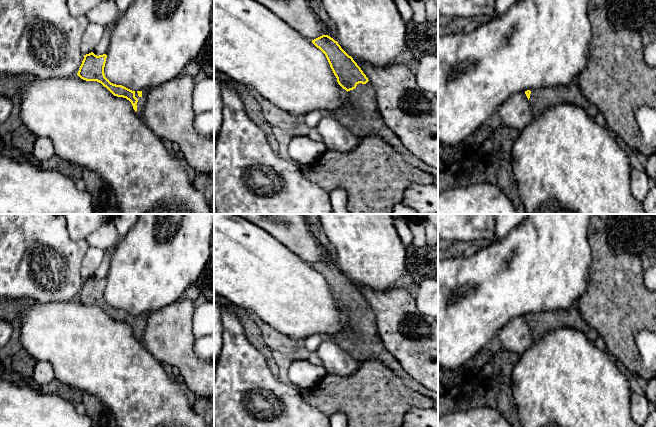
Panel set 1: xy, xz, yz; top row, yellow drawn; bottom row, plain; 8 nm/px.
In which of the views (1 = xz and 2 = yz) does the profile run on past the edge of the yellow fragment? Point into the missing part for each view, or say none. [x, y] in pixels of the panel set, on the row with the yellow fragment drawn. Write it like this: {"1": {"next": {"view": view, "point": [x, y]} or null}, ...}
{"1": {"next": {"view": "xz", "point": [361, 115]}}, "2": {"next": {"view": "yz", "point": [541, 99]}}}

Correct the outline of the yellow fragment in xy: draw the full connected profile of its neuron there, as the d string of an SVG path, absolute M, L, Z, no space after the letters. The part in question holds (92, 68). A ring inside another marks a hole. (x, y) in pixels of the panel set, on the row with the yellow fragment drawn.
M93 52L84 55L77 75L86 81L97 81L106 87L114 96L129 100L138 115L143 113L149 89L132 91L122 85L111 83L104 74L107 55L95 55Z

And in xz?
M322 35L312 40L312 43L325 54L338 84L349 95L349 103L335 110L332 115L360 140L367 136L378 136L391 145L406 162L438 178L438 169L410 153L385 124L374 87L353 58L328 35Z

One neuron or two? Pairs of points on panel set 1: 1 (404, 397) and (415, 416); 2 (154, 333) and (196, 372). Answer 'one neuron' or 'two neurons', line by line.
1: two neurons
2: one neuron

